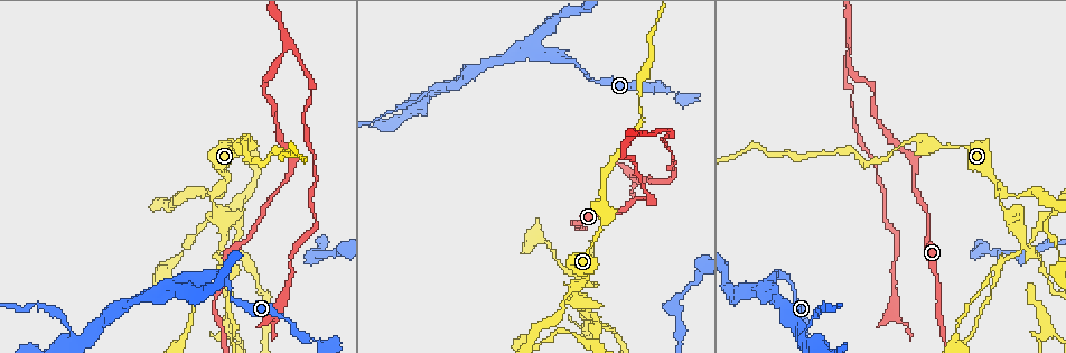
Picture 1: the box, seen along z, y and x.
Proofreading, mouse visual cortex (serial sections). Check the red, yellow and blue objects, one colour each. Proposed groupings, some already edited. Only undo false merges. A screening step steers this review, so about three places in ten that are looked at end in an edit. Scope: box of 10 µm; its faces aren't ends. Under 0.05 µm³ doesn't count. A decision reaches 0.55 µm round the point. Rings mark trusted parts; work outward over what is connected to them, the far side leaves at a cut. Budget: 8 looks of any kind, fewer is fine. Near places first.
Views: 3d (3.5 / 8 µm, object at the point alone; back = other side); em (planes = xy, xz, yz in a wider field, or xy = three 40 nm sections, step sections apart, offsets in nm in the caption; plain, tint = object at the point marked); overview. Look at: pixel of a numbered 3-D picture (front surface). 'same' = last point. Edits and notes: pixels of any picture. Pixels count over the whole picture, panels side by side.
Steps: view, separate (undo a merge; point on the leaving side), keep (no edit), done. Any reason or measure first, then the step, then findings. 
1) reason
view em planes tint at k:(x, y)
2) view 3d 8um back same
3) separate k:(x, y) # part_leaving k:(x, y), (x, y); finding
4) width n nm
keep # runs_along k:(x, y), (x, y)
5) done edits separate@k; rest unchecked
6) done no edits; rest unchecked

calibre changes
view em xy step 5 tint at 1:(767, 285)

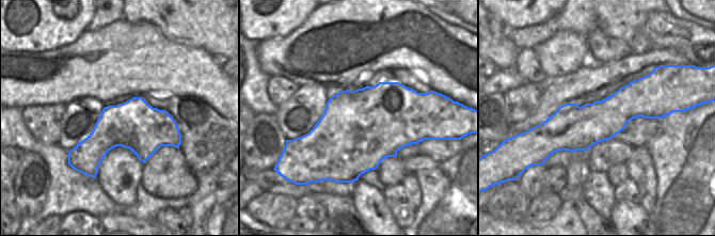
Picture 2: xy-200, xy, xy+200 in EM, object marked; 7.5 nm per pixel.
see where the arms go
view 3d 3.5um same

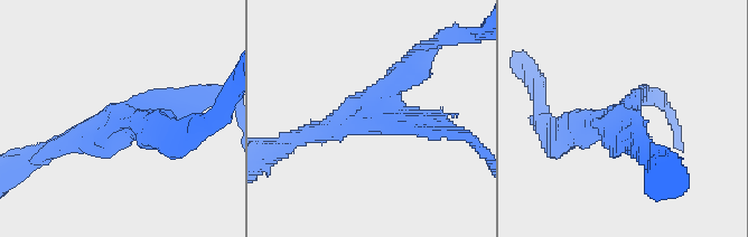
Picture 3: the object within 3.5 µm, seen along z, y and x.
arm_widths 150, 300, 400 nm
keep # runs_along 2:(663, 107), (534, 131); continuous, no second cell

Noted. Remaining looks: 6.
sudden change in width
view 3d 3.5um at 1:(808, 327)

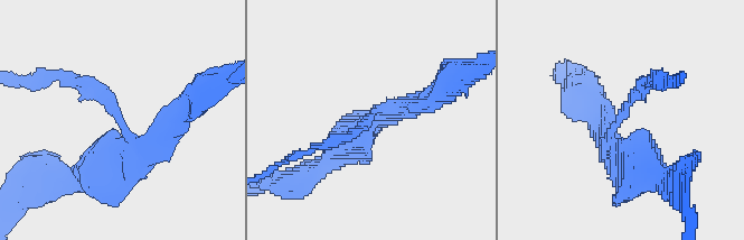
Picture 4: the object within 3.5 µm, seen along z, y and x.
arm_widths 150, 300 nm; shape alone is not enough
view em planes tint at 4:(371, 114)

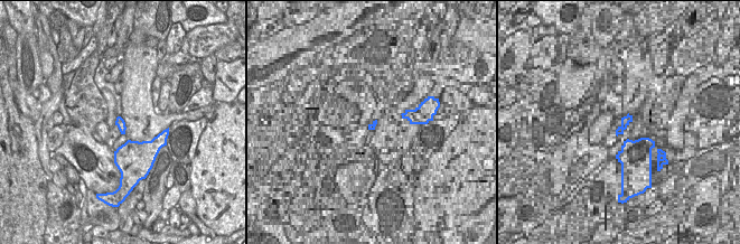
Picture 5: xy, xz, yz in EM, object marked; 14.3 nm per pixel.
width 140 nm
separate 4:(109, 103) # part_leaving 4:(129, 137), (105, 92), (57, 75); a second cell is stuck on

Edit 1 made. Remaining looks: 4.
view 3d 3.5um at 1:(286, 48)

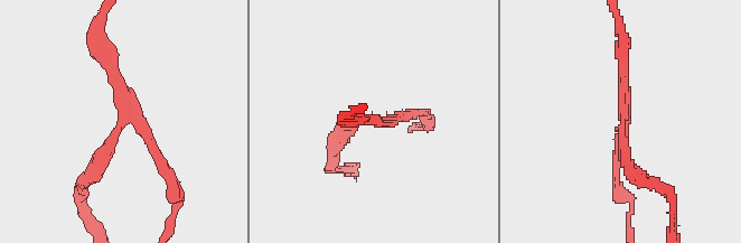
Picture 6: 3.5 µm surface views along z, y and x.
view em xy step 2 tint at 6:(119, 123)

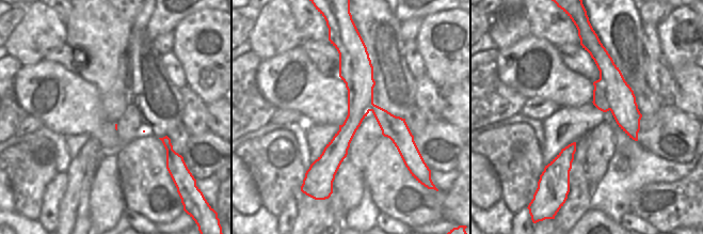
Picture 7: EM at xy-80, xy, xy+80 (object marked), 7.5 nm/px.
arm_widths 150, 150, 200 nm
separate 6:(153, 151) # border 7:(600, 77), (610, 109); a second cell is stuck on

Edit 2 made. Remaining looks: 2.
done edits separate@4, separate@6; rest unchecked

